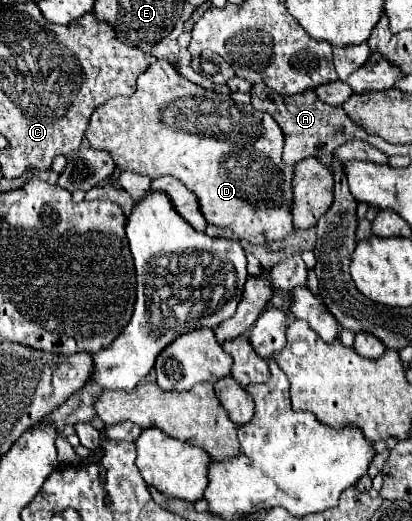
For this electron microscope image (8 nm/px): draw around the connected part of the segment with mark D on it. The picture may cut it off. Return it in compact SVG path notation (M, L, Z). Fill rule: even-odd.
M167 60L151 64L137 78L131 96L115 96L99 106L91 114L85 138L91 148L109 152L119 170L131 170L149 178L167 174L183 180L183 184L195 192L205 220L217 228L229 228L237 240L261 246L261 238L267 242L283 240L295 230L289 212L293 166L281 160L285 138L279 124L267 112L259 112L251 104L239 106L225 92L205 90L185 80Z

